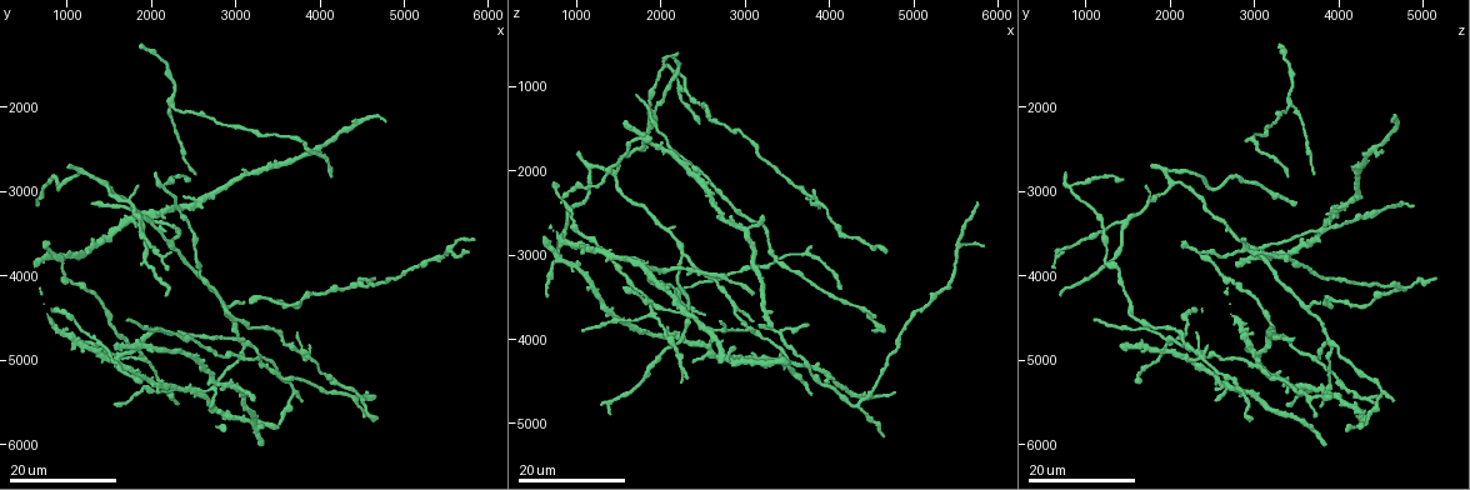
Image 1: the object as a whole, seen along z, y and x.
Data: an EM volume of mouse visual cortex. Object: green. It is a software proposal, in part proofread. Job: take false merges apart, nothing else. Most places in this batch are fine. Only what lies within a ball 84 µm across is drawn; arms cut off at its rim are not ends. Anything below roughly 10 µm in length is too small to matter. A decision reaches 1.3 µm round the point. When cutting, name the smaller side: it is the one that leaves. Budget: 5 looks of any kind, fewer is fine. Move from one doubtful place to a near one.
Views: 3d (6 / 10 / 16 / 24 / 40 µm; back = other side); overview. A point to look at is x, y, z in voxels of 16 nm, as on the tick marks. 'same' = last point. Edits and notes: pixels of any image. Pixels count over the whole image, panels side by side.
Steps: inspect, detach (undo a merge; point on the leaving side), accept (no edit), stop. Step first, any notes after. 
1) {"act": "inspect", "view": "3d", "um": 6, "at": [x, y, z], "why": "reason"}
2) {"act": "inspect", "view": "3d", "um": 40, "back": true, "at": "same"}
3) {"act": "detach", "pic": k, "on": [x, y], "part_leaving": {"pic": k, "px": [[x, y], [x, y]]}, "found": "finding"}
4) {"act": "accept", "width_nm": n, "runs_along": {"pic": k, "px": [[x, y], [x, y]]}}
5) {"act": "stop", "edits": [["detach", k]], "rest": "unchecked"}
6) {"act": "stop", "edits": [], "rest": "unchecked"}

{"act": "inspect", "view": "3d", "um": 16, "at": [2250, 2000, 3450], "why": "three arms meet"}

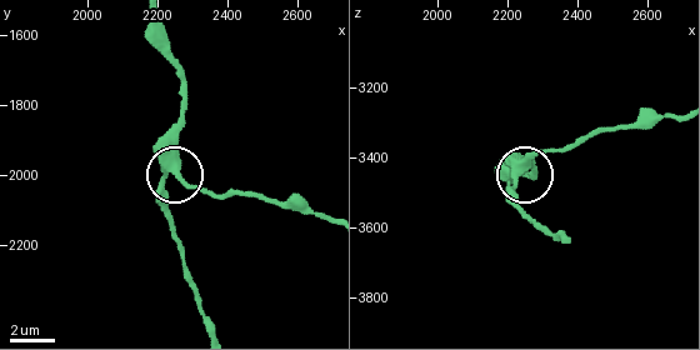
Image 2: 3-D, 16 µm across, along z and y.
{"act": "inspect", "view": "3d", "um": 6, "at": [2250, 1980, 3420]}

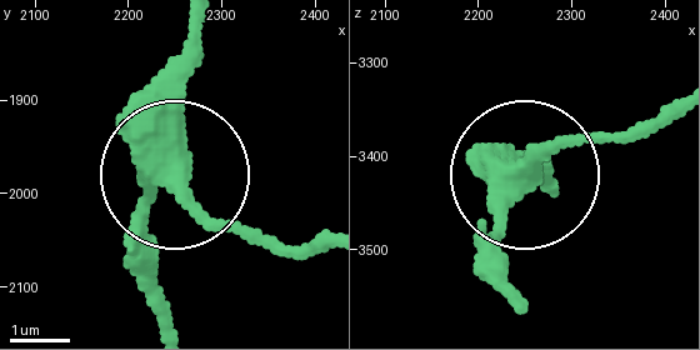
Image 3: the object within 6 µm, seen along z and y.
{"act": "accept", "width_nm": 390, "found": "continuous, no second neuron"}

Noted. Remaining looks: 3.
{"act": "inspect", "view": "3d", "um": 16, "at": [1900, 4950, 3700], "why": "thin arm on a thick one"}

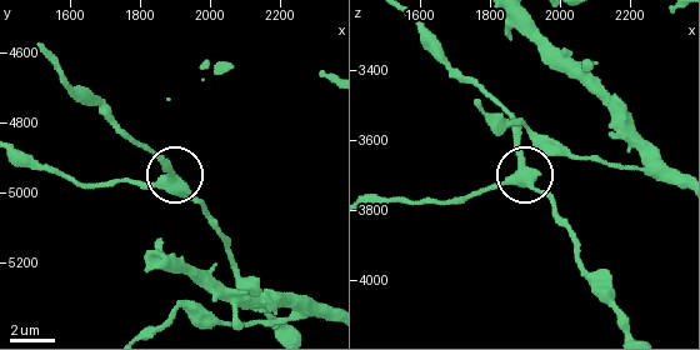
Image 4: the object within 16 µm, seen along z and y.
{"act": "inspect", "view": "3d", "um": 10, "at": [1870, 4990, 3710]}

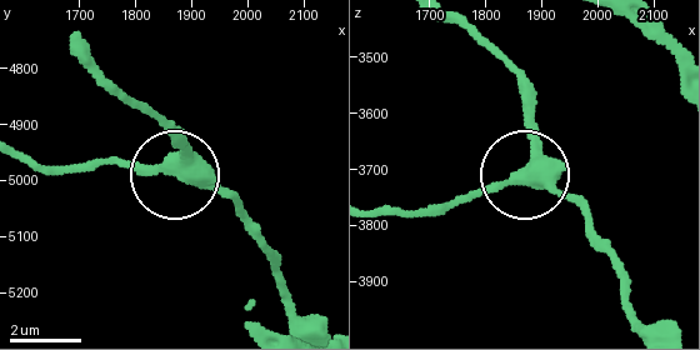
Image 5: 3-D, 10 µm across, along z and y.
{"act": "accept", "side_arm_um": 15, "found": "continuous, no second neuron"}

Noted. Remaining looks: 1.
{"act": "stop", "edits": [], "rest": "unchecked"}

